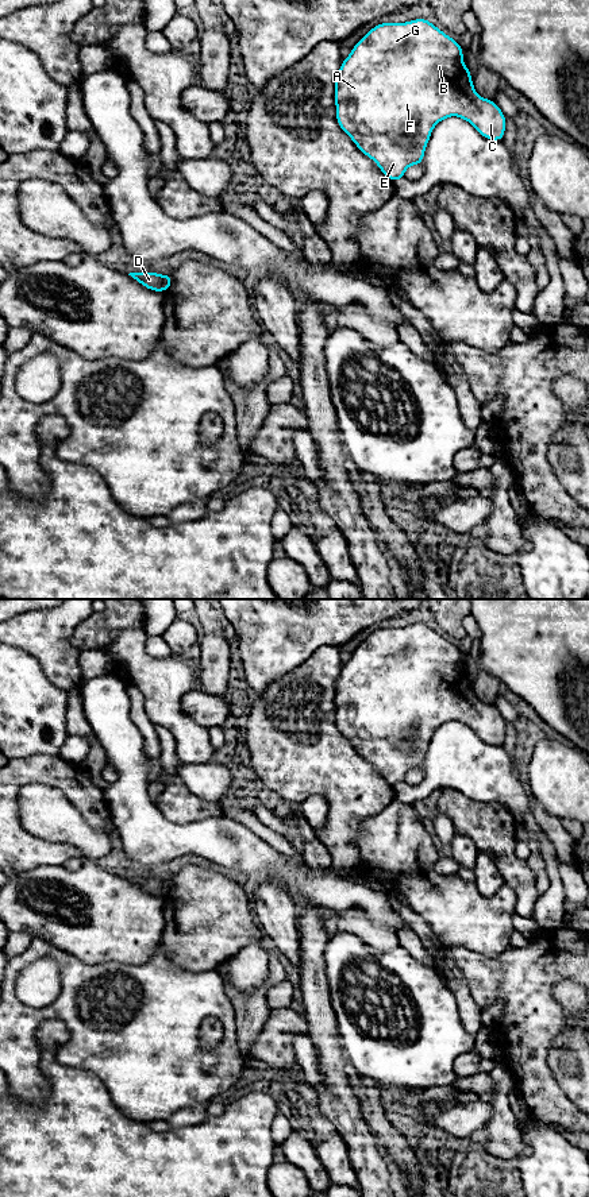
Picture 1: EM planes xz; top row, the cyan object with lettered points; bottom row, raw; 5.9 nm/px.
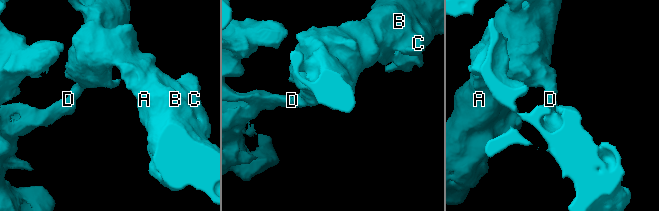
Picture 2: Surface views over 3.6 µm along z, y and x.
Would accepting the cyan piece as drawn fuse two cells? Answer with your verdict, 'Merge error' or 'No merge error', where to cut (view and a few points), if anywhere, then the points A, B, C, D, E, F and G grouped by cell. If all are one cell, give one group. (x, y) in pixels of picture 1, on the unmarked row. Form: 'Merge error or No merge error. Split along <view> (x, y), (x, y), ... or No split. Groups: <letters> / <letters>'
Merge error. Split along xz (160, 879), (164, 895). Groups: A B C E F G / D

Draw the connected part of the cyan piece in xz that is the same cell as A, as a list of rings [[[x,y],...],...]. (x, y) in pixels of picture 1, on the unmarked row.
[[[413,623],[405,628],[377,629],[343,664],[335,681],[336,726],[361,757],[373,764],[392,787],[403,784],[411,769],[421,771],[434,731],[450,721],[465,723],[489,745],[503,745],[507,723],[493,704],[478,700],[462,659],[463,652],[430,625]]]

